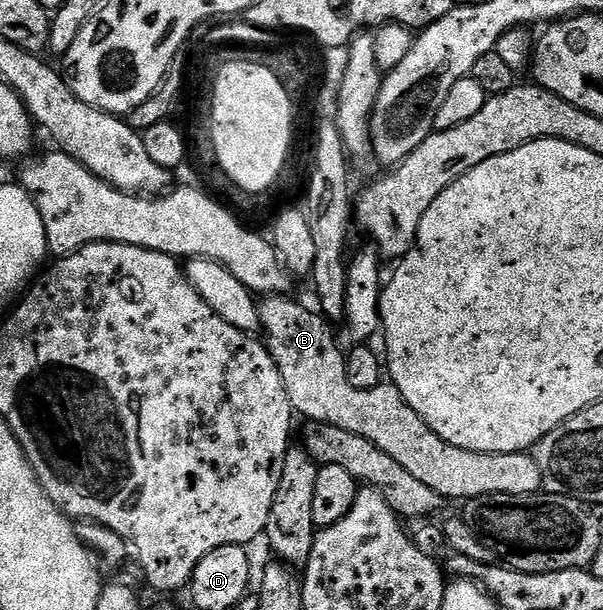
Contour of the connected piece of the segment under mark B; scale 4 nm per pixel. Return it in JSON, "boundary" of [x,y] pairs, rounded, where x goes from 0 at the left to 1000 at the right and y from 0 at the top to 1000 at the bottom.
{"boundary":[[[478,482],[443,484],[431,492],[428,510],[433,521],[431,541],[439,543],[436,561],[439,570],[449,579],[456,598],[463,605],[463,618],[469,618],[469,638],[476,638],[476,651],[483,657],[488,675],[494,682],[501,680],[501,689],[516,693],[547,693],[562,703],[575,703],[575,710],[595,710],[615,723],[615,730],[629,730],[635,743],[643,743],[668,762],[668,769],[678,770],[693,787],[701,789],[701,795],[710,795],[713,802],[721,802],[741,821],[765,818],[776,821],[793,818],[803,811],[887,811],[899,803],[897,777],[894,762],[887,762],[882,744],[869,739],[841,743],[839,746],[809,746],[808,743],[788,743],[774,736],[761,736],[735,716],[728,716],[668,657],[662,638],[648,625],[633,625],[627,634],[614,641],[589,638],[582,625],[575,625],[575,598],[572,597],[574,577],[559,570],[559,562],[552,557],[552,543],[547,525],[537,516],[519,510],[512,503],[504,503],[499,497],[491,497],[486,490],[478,490]]]}

